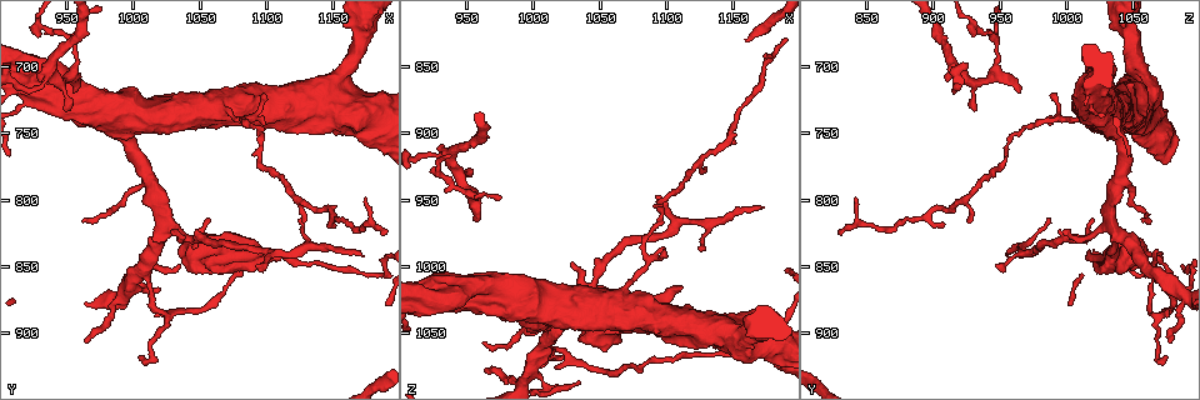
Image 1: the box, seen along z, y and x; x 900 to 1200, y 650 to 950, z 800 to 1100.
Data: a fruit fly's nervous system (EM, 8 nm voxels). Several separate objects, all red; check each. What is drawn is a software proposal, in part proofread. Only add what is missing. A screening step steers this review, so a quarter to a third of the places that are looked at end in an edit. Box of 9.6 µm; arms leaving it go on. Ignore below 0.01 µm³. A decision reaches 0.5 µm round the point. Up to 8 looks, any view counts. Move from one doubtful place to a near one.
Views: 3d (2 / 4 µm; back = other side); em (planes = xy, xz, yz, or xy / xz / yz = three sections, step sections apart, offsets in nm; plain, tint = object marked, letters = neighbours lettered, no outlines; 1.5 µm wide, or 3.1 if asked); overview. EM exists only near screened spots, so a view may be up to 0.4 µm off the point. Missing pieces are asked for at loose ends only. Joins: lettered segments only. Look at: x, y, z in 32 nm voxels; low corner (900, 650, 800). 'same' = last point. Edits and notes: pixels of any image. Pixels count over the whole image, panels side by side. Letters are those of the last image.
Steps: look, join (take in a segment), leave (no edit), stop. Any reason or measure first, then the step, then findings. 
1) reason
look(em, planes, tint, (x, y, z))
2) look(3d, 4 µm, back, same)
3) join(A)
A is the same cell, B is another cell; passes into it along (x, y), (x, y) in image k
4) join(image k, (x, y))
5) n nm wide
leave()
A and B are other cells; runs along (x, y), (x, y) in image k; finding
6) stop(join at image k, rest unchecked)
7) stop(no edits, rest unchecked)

thin end
look(3d, 2 µm, (1092, 848, 946))

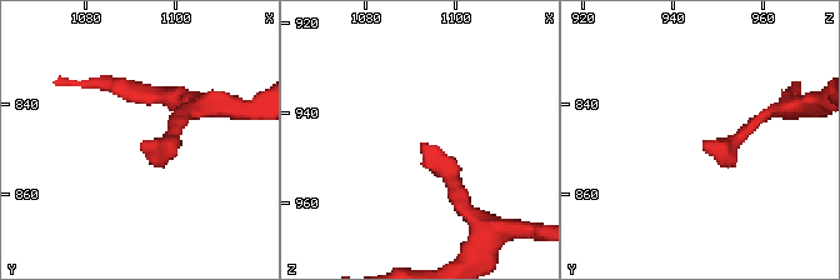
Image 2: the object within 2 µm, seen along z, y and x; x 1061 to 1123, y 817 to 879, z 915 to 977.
look(em, yz, step 8, tint, (1093, 849, 946))

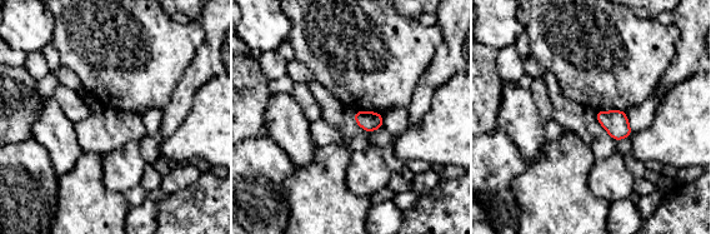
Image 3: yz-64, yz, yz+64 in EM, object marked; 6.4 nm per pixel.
look(em, xz, step 4, letters, same)

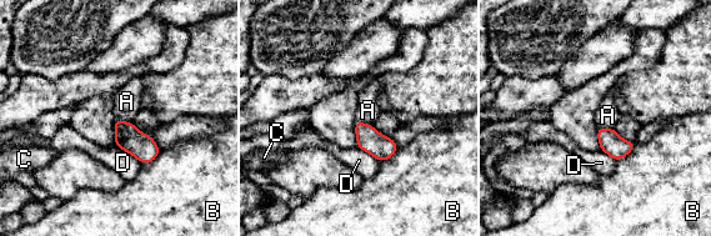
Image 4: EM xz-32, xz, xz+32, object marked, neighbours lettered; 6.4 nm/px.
D touches over 220 nm
leave()
A, B, C and D are other cells; border along (355, 119), (371, 125) in image 4; no lettered segment goes on from it

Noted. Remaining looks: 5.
an open end
look(3d, 4 µm, (1110, 840, 1018))

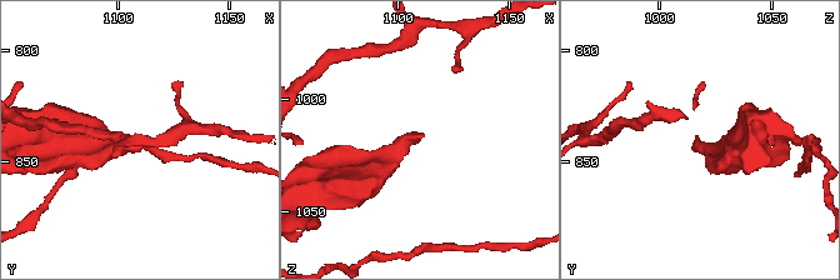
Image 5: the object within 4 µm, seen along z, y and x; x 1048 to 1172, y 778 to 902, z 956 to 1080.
now the EM
look(em, xy, step 8, tint, (1112, 838, 1017))

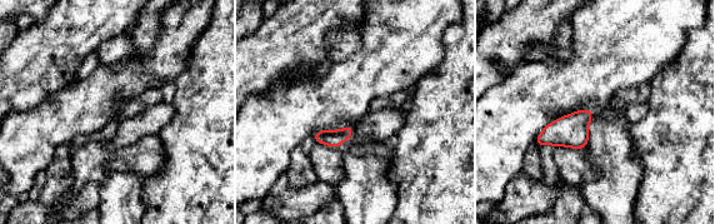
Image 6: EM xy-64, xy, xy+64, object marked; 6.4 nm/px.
look(em, planes, letters, same)

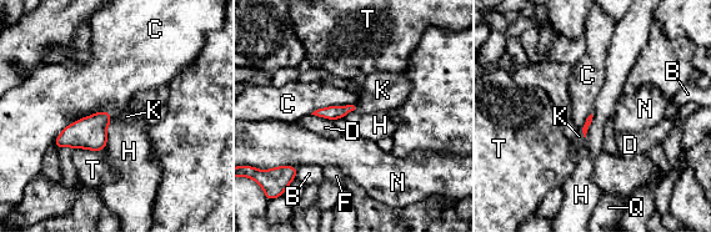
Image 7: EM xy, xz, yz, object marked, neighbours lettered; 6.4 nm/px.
join(K)
K is the same cell, B, C, D, F, H, N, Q and T are other cells; the neuron continues

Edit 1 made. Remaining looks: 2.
stop(join at image 7, rest unchecked)

